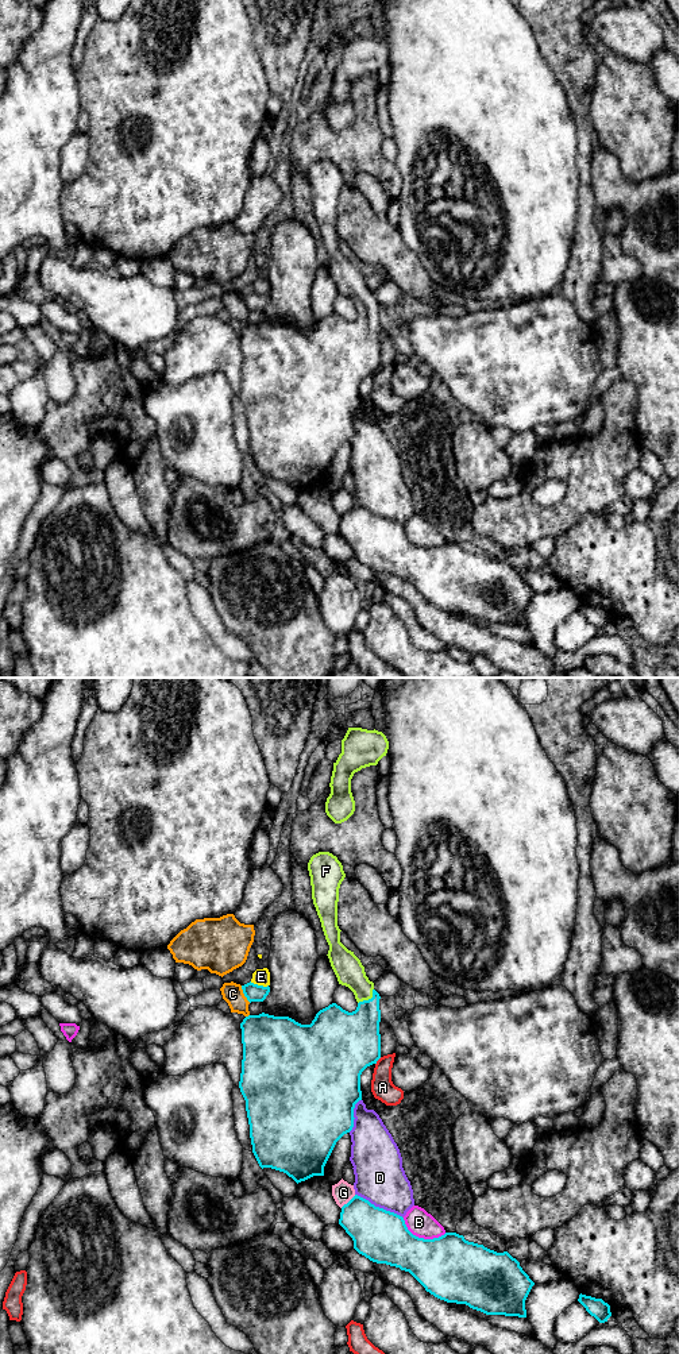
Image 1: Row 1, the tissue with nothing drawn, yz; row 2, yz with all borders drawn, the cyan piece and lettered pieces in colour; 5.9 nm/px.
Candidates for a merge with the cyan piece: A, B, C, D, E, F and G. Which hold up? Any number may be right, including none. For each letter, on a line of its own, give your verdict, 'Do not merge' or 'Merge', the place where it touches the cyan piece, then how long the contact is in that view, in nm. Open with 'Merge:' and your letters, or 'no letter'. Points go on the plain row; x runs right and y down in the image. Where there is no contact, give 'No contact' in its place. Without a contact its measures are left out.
Merge: F
A: Do not merge. Touches cyan at yz (377, 369). Shared border 60 nm
B: Do not merge. Touches cyan at yz (421, 547). Shared border 280 nm
C: Do not merge. Touches cyan at yz (245, 303). Shared border 120 nm
D: Do not merge. Touches cyan at yz (378, 516). Shared border 320 nm
E: Do not merge. Touches cyan at yz (259, 294). Shared border 110 nm
F: Merge. Touches cyan at yz (369, 308). Shared border 130 nm
G: Do not merge. Touches cyan at yz (348, 510). Shared border 120 nm

